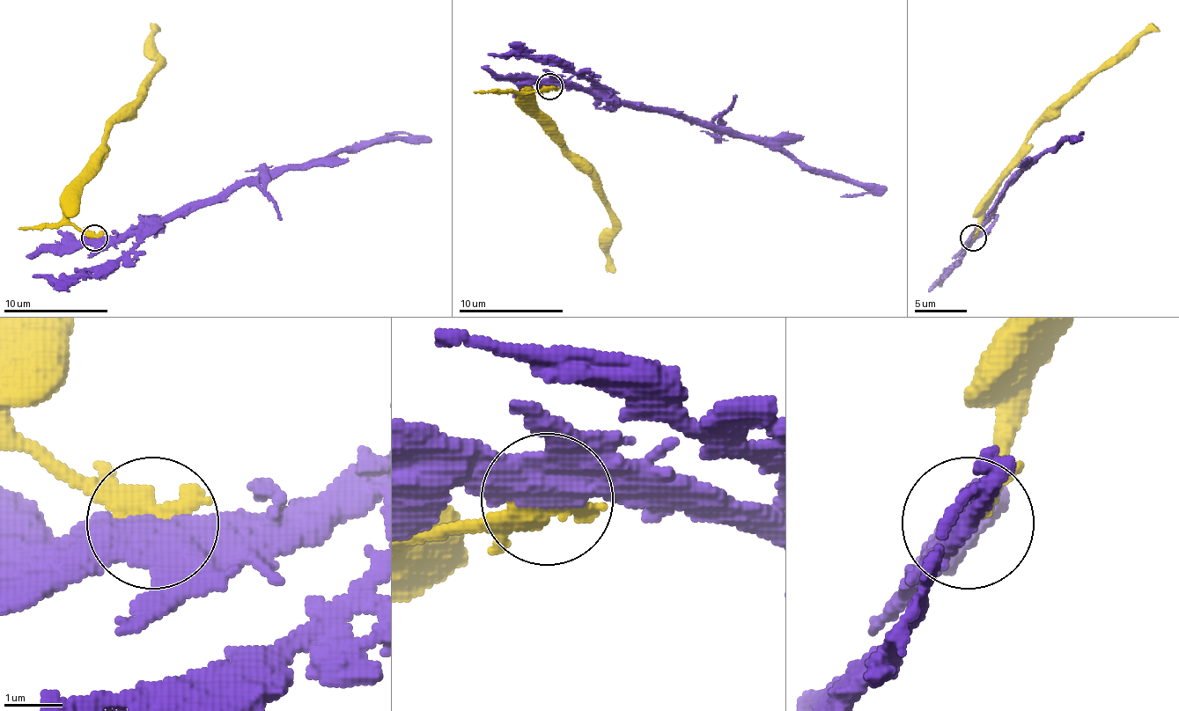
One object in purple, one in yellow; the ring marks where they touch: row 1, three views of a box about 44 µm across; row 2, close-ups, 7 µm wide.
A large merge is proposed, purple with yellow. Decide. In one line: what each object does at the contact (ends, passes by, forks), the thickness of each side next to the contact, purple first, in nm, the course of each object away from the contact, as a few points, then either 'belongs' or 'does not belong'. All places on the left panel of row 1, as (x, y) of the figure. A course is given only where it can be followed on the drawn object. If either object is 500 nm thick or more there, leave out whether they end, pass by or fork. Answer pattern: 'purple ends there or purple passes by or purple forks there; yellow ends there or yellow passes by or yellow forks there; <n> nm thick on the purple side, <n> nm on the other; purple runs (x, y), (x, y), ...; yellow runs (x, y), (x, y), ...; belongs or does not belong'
500 nm thick on the purple side, 440 nm on the other; purple runs (93, 238), (128, 238), (149, 225), (224, 201), (246, 183), (321, 164), (353, 147), (410, 139), (385, 134); yellow runs (93, 238), (67, 217), (67, 209), (77, 194), (77, 183), (99, 157), (101, 136), (154, 76), (151, 29); does not belong

